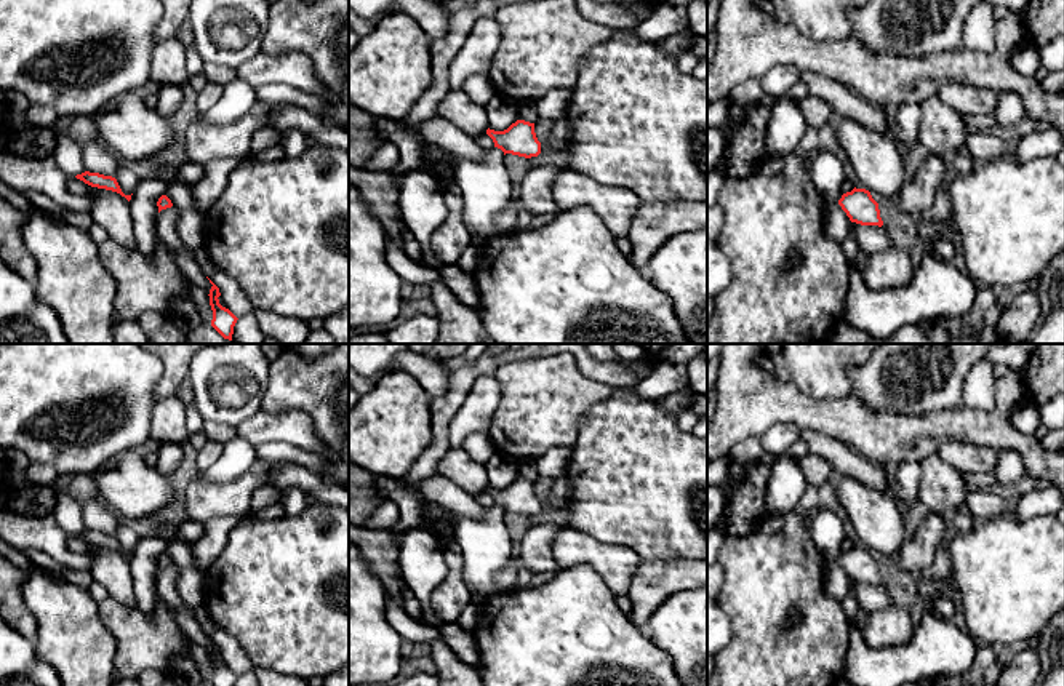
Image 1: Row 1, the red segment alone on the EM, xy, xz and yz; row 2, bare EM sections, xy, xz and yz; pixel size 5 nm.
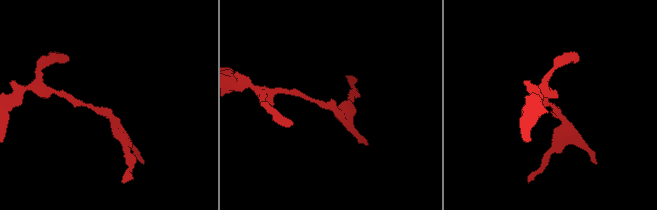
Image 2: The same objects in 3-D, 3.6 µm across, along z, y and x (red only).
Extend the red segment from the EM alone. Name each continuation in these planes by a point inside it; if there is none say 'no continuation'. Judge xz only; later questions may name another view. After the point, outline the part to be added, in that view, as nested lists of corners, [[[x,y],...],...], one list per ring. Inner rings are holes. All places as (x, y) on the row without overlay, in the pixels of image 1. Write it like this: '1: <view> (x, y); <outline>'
no continuation

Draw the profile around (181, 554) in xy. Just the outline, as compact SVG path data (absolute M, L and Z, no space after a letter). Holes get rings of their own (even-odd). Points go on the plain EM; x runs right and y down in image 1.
M158 523L157 537L168 544L166 555L178 568L197 568L192 544L179 537L179 526L173 523Z

